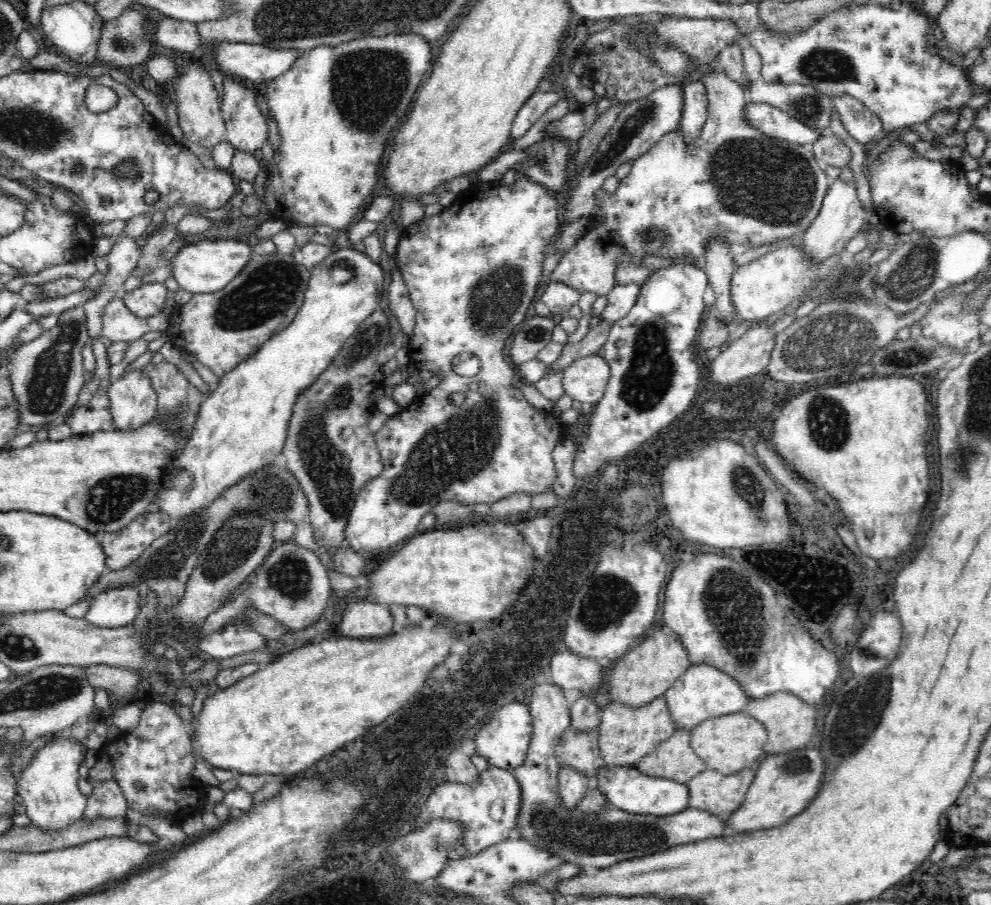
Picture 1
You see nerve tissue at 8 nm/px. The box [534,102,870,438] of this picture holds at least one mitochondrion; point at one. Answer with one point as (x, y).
(775, 186)

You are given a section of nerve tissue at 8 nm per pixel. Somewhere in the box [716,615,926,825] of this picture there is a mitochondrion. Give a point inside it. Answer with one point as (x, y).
(859, 732)

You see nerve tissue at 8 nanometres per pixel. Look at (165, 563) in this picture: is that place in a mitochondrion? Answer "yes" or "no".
yes

